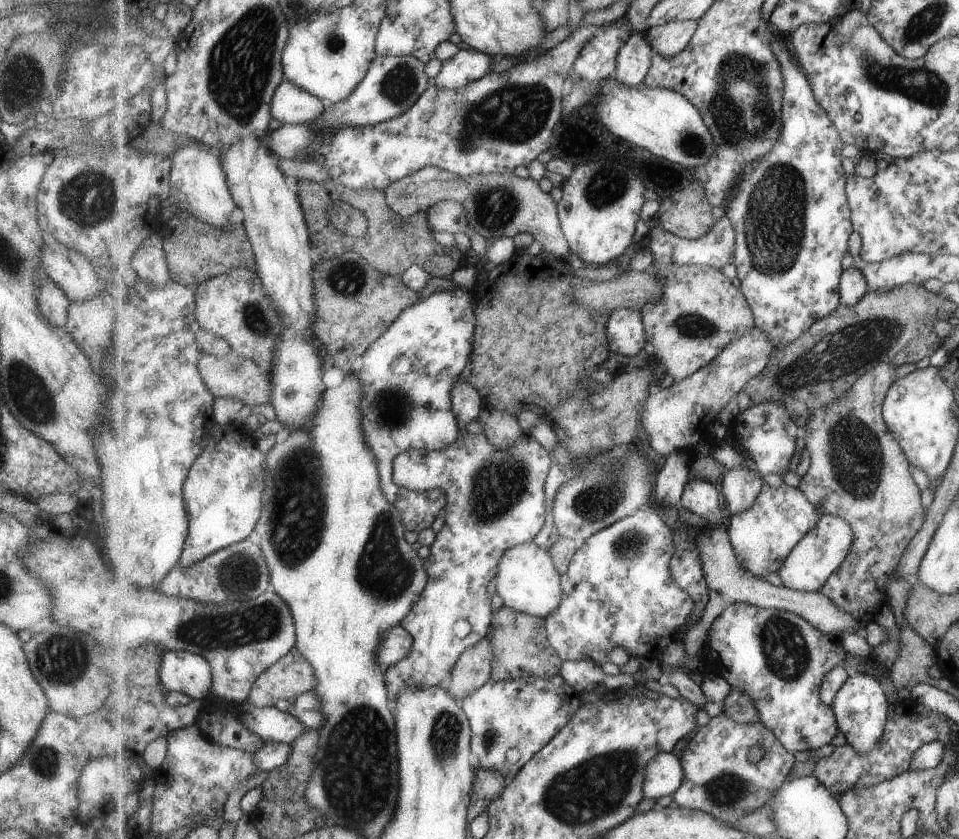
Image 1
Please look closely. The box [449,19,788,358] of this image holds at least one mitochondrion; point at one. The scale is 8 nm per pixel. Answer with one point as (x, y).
(513, 114)

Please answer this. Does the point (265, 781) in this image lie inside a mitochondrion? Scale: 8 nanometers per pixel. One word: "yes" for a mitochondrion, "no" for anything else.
no

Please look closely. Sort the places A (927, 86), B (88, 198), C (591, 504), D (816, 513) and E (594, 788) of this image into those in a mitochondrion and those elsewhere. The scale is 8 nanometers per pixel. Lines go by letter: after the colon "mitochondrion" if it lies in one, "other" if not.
A: mitochondrion
B: mitochondrion
C: mitochondrion
D: other
E: mitochondrion

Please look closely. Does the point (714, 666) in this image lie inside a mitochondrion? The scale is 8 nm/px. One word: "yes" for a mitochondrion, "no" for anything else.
no

